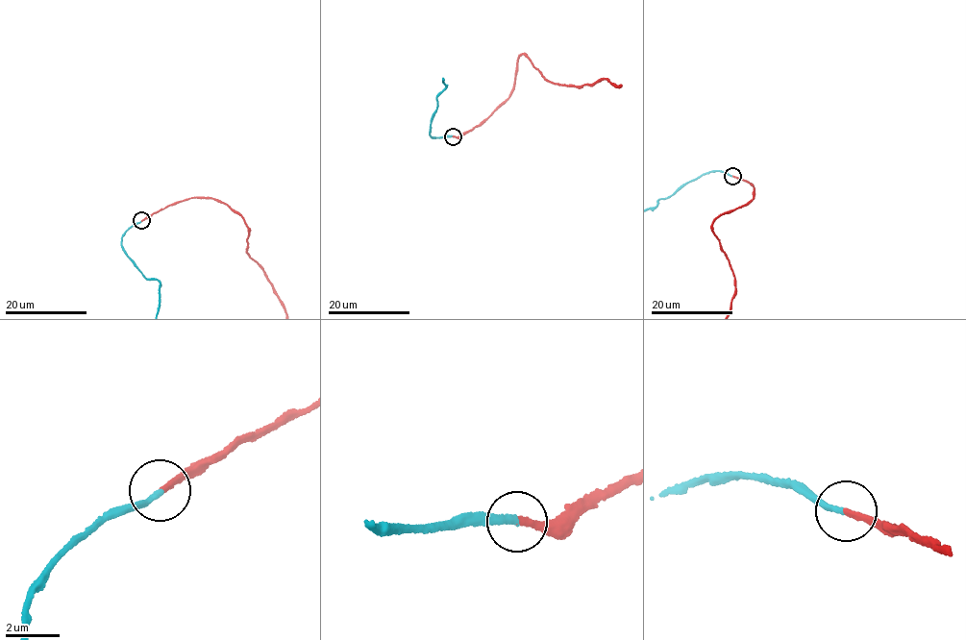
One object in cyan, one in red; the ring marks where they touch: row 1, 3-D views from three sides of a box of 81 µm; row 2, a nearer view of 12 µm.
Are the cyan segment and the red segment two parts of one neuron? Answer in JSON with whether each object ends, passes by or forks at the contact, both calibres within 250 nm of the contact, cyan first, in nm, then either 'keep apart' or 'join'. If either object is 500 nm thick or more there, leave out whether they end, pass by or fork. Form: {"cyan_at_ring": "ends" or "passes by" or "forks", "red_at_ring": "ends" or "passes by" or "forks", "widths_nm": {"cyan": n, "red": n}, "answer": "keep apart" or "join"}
{"cyan_at_ring": "ends", "red_at_ring": "ends", "widths_nm": {"cyan": 240, "red": 240}, "answer": "join"}

